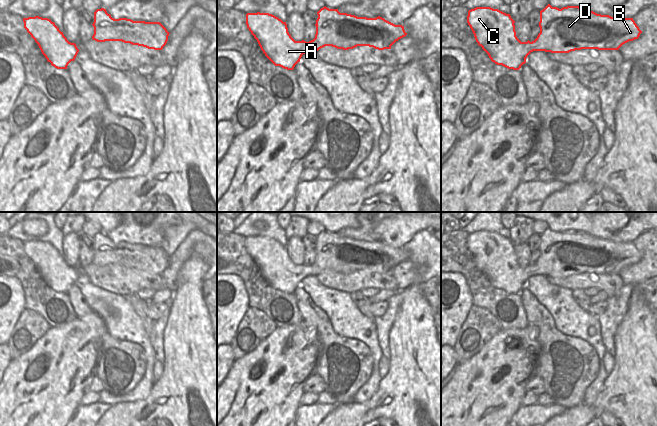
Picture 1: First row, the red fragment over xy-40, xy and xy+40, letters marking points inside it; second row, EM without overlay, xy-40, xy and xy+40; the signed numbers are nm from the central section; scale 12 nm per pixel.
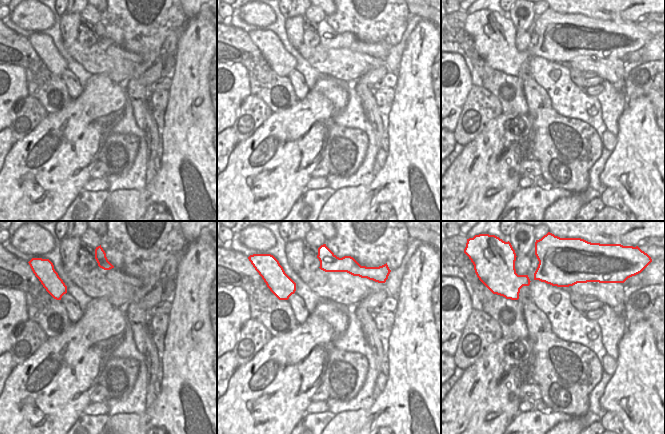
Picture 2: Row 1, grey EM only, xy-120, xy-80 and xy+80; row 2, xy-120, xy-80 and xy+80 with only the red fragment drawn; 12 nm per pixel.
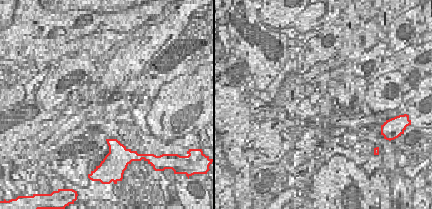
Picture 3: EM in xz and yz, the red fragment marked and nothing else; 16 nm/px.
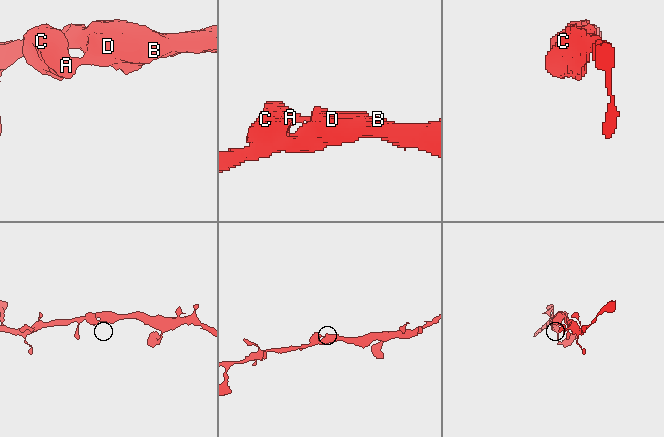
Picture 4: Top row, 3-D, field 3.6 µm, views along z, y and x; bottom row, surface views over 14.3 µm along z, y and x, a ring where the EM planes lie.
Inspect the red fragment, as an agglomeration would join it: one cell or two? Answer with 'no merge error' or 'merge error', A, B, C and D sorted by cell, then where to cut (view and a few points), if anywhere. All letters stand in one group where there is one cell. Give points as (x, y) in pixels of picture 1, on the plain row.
no merge error; A B C D; no cut

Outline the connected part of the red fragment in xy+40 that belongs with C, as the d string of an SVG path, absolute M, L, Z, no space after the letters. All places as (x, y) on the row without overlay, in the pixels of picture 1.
M550 228L540 235L540 257L532 266L529 264L521 266L516 260L515 245L510 238L498 233L491 231L471 233L468 235L467 247L476 266L488 278L491 285L513 294L519 294L533 275L569 277L581 273L619 274L623 268L638 263L642 257L633 242L614 242L579 230L559 233Z

